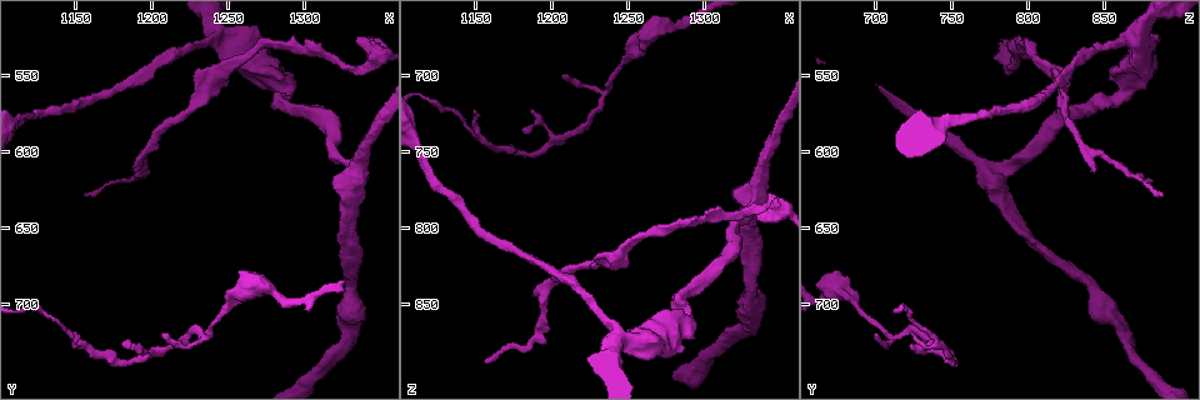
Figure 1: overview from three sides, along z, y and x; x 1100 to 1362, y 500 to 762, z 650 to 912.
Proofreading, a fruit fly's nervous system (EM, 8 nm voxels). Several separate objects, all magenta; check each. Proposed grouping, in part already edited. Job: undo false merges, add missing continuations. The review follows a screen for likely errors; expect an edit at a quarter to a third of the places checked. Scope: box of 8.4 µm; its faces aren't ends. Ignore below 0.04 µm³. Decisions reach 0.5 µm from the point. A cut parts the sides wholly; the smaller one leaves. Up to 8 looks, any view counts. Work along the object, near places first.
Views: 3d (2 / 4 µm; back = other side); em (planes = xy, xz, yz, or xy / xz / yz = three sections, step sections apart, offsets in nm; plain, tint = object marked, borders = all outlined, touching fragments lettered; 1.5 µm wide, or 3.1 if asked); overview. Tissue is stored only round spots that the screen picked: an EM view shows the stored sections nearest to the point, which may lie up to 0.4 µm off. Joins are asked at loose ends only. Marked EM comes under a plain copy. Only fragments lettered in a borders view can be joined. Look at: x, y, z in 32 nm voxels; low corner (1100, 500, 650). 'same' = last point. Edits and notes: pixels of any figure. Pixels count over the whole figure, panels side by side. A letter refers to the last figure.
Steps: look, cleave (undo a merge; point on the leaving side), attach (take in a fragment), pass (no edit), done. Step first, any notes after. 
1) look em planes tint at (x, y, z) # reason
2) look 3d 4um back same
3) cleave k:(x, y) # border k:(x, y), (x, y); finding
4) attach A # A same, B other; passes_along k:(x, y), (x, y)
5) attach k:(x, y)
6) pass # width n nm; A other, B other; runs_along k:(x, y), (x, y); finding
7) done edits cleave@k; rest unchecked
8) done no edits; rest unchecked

look 3d 2um at (1180, 736, 752) # a narrow waist

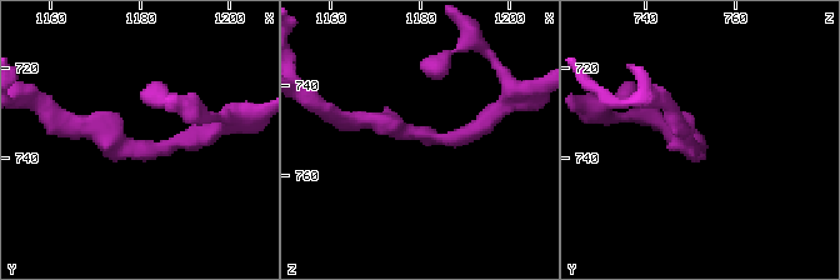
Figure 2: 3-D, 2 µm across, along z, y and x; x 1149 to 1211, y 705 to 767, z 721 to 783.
look em xy step 4 tint at (1182, 736, 751)

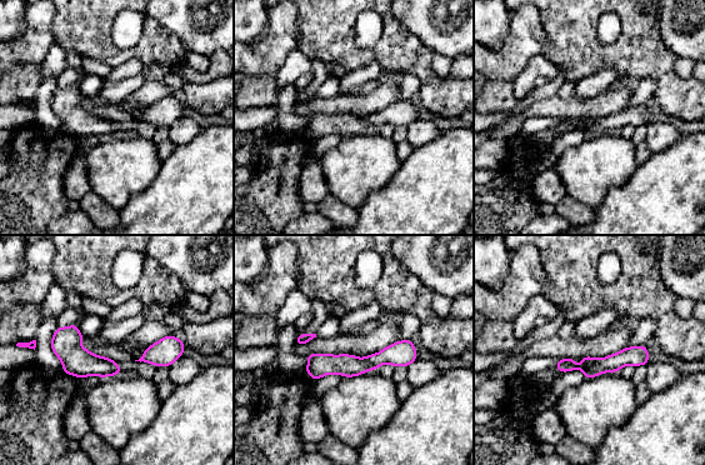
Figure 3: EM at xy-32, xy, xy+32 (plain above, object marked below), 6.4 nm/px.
look em planes borders same

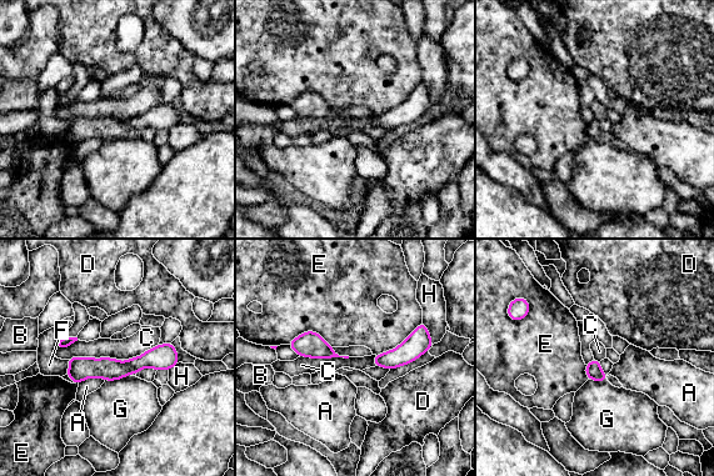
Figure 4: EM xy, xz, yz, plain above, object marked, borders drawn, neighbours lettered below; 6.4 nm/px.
pass # width 80 nm; A other, B other, C other, D other, E other, F other, G other, H other; runs_along 4:(174, 355), (70, 374); continuous, no second neuron

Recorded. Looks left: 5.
look em xz step 8 tint at (1204, 720, 702) # tapers out

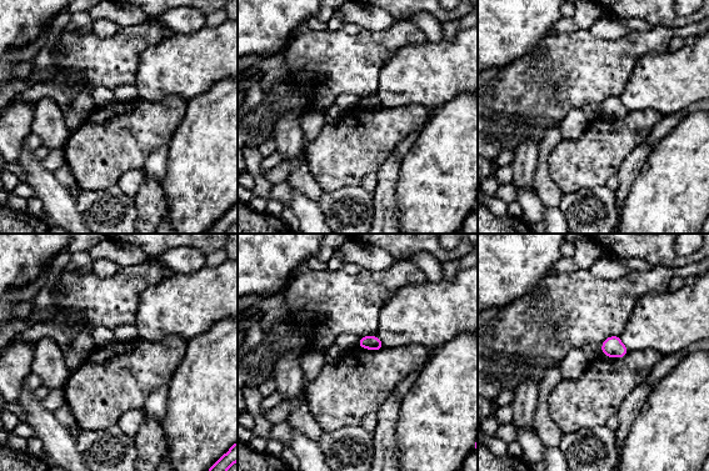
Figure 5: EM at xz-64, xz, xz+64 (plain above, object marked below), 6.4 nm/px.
look em planes borders same

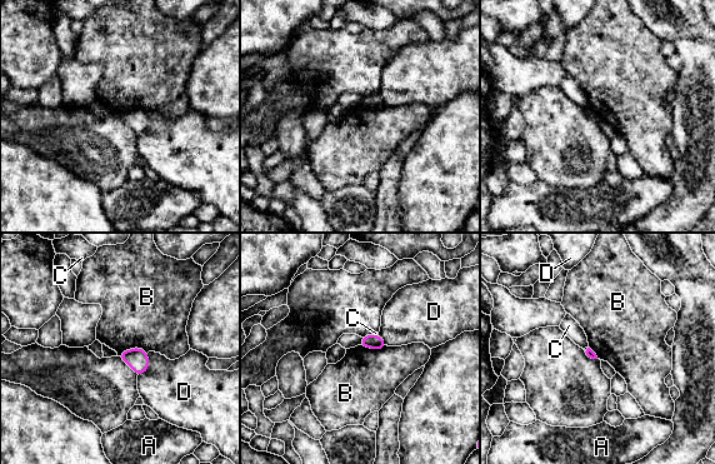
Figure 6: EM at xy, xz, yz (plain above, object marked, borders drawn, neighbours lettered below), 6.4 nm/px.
pass # A other, B other, C other, D other; none of them fits

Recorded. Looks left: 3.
look 3d 2um at (1190, 612, 842) # tapers out

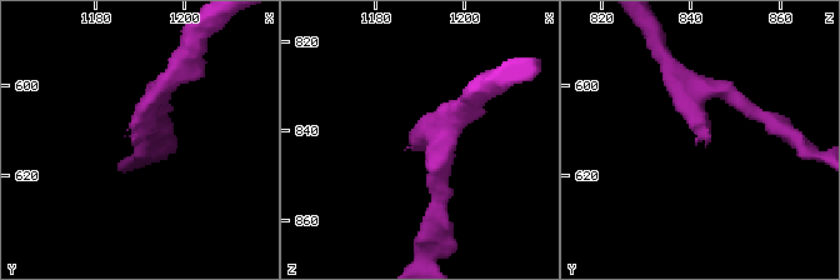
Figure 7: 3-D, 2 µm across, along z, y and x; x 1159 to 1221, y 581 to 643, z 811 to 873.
look em planes tint at (1189, 613, 843) # now the EM

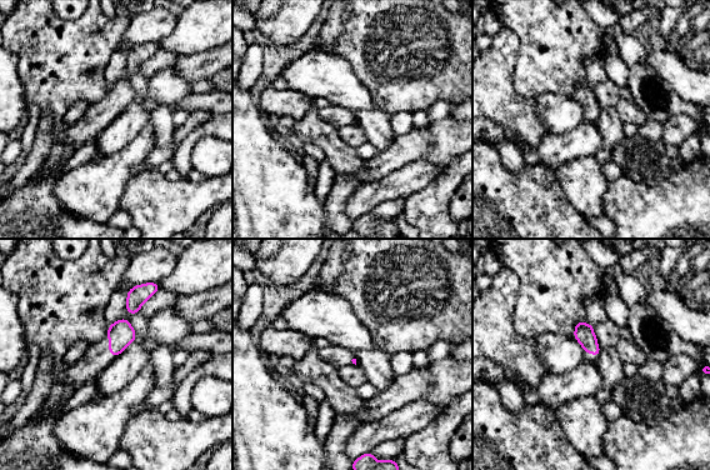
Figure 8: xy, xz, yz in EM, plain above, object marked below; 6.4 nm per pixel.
look em planes borders same # see the neighbours

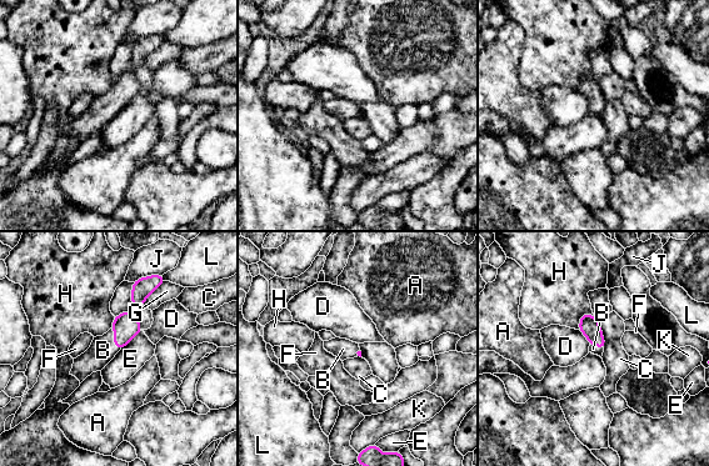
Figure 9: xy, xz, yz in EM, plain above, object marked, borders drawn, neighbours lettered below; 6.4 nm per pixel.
attach B # A other, B same, C other, D other, E other, F other, G other, H other, J other, K other, L other; passes_along 9:(126, 326), (114, 339), (103, 350); it goes on there

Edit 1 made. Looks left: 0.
done edits attach@9; rest unchecked

